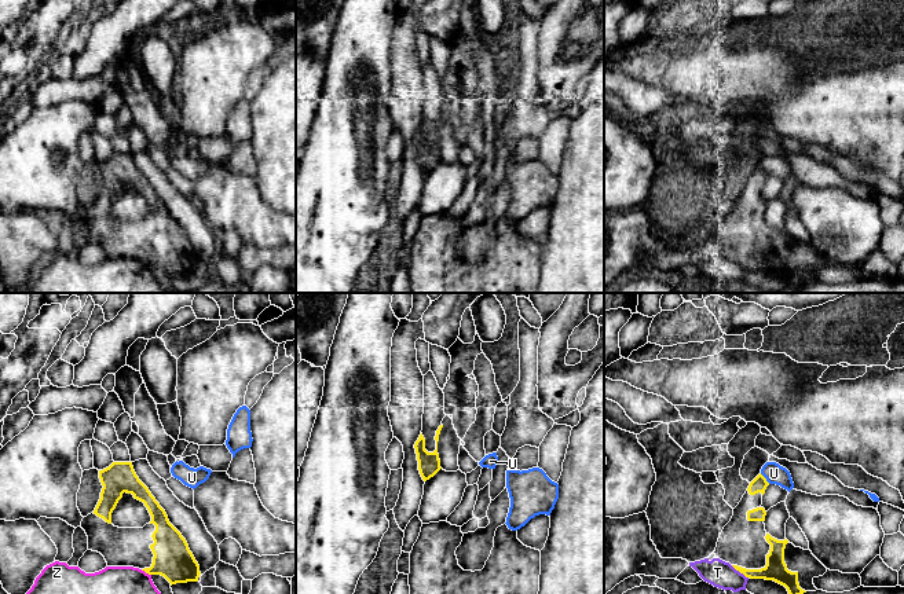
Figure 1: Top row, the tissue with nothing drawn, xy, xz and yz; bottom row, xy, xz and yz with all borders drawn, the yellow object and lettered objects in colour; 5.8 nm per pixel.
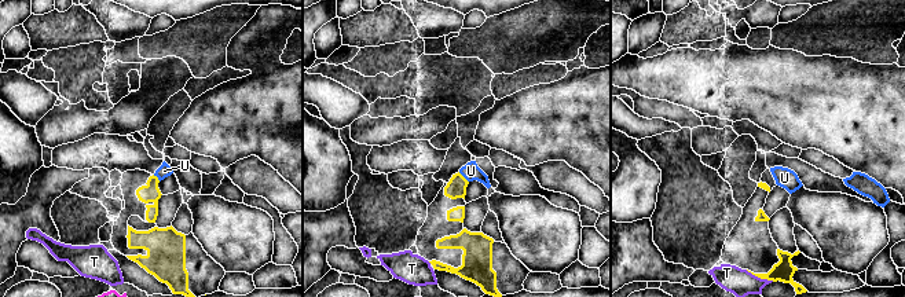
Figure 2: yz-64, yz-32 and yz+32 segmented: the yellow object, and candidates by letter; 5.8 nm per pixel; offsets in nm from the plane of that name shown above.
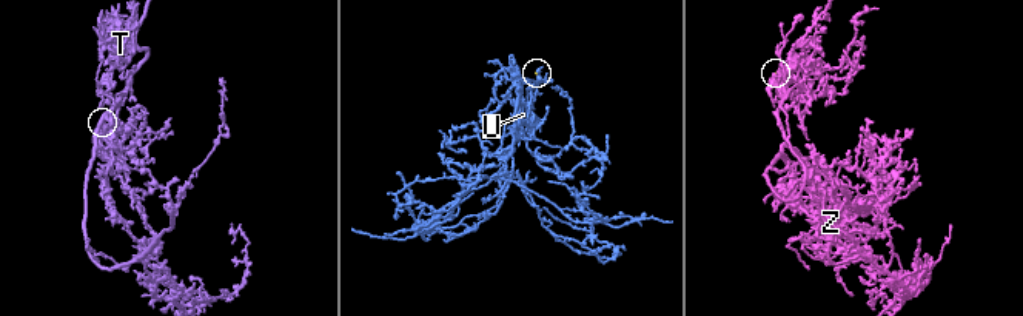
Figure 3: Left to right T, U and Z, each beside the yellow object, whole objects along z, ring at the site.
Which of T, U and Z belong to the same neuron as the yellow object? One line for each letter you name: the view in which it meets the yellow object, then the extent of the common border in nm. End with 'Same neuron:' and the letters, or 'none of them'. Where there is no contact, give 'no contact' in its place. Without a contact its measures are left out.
Same neuron: none of them

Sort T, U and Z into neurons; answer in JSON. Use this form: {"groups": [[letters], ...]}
{"groups": [["T"], ["U"], ["Z"]]}

